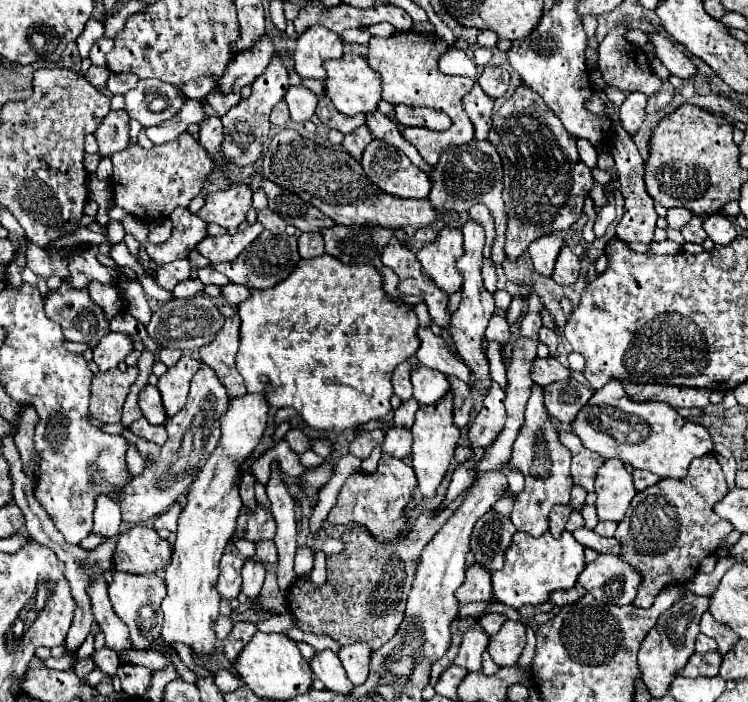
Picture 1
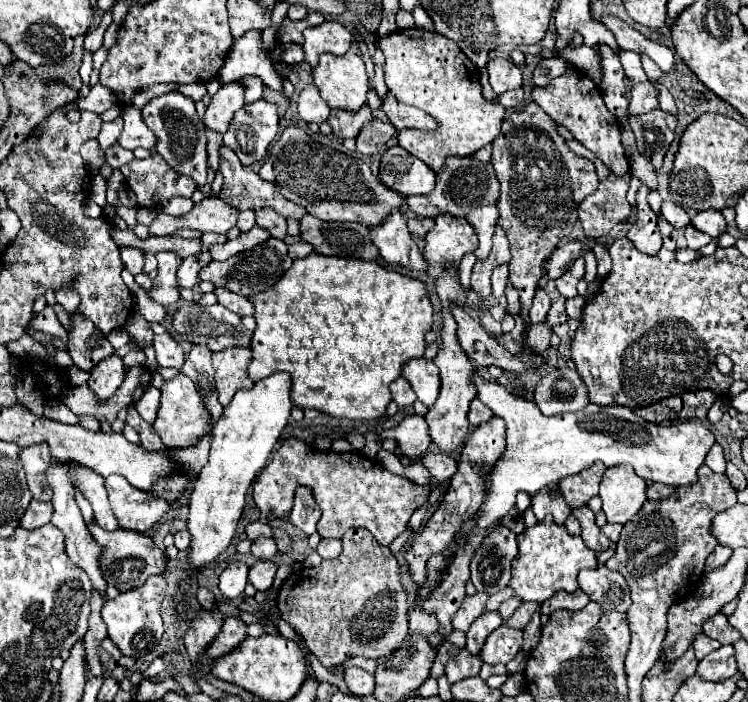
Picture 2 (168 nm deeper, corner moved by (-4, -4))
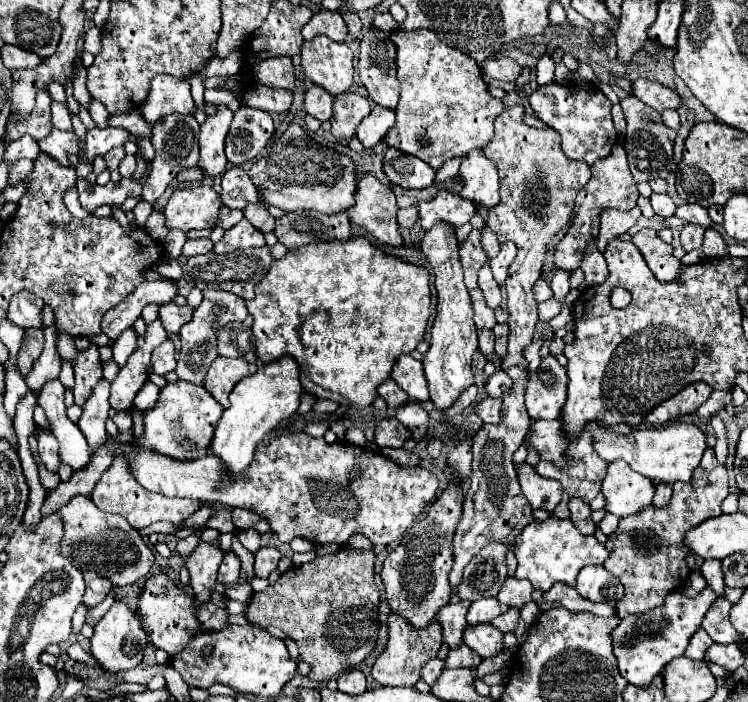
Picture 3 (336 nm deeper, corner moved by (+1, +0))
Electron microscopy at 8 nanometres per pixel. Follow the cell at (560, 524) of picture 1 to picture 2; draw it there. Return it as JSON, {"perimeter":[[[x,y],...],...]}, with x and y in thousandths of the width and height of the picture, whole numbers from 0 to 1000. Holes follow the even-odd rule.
{"perimeter":[[[723,697],[710,708],[710,725],[718,742],[726,742],[731,734],[737,734],[742,748],[755,748],[758,736],[763,734],[763,725],[758,725],[758,714],[753,714],[753,708],[739,708],[734,697]]]}

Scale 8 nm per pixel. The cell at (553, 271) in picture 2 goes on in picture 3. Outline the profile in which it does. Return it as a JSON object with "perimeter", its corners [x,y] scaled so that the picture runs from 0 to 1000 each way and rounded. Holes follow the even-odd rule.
{"perimeter":[[[821,207],[816,224],[810,224],[805,229],[797,229],[789,241],[791,241],[791,255],[778,269],[778,275],[773,275],[773,281],[770,281],[765,321],[762,321],[759,332],[754,335],[754,340],[743,349],[743,358],[741,358],[741,375],[746,380],[751,380],[751,383],[759,383],[759,386],[767,386],[767,383],[775,380],[778,366],[783,360],[786,343],[799,335],[799,326],[802,326],[802,303],[807,303],[810,298],[842,301],[850,292],[850,283],[853,283],[850,258],[845,255],[845,246],[840,241],[837,215],[834,215],[832,207]]]}

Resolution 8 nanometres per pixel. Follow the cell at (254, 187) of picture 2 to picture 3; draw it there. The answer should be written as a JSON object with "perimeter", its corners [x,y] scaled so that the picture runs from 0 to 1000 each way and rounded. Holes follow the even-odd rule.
{"perimeter":[[[307,238],[297,249],[297,289],[307,298],[326,298],[332,289],[350,289],[345,269],[326,238]]]}

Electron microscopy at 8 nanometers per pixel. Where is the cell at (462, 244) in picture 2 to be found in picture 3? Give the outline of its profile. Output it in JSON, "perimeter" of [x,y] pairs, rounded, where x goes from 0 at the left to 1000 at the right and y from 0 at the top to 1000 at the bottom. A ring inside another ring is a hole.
{"perimeter":[[[591,269],[580,283],[564,286],[564,292],[559,292],[559,303],[567,329],[572,329],[583,315],[596,315],[607,323],[615,323],[631,312],[636,292],[631,286],[623,286],[618,278]]]}

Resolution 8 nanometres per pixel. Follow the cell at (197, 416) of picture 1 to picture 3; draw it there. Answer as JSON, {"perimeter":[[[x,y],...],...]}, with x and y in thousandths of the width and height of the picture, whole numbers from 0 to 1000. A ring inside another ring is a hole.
{"perimeter":[[[275,412],[275,415],[270,415],[270,420],[273,420],[273,426],[270,426],[267,437],[259,440],[257,454],[241,469],[243,500],[241,500],[241,511],[238,511],[238,523],[235,523],[238,540],[254,543],[259,548],[270,548],[281,517],[291,509],[291,491],[289,491],[289,472],[291,472],[291,466],[299,466],[299,463],[316,460],[316,457],[326,457],[332,452],[326,426],[313,420],[313,417]]]}

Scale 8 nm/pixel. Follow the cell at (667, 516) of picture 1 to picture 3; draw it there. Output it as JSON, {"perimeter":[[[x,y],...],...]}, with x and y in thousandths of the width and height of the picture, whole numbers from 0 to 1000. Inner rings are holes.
{"perimeter":[[[944,640],[939,660],[928,671],[928,682],[920,688],[901,688],[898,697],[901,705],[890,722],[880,725],[869,719],[845,736],[829,739],[826,754],[813,762],[810,779],[816,785],[816,796],[807,808],[834,833],[834,850],[824,862],[824,876],[829,882],[885,865],[893,845],[914,836],[922,819],[914,796],[922,791],[922,782],[912,774],[912,765],[939,742],[965,731],[963,719],[973,705],[973,671],[957,657],[955,640]]]}

